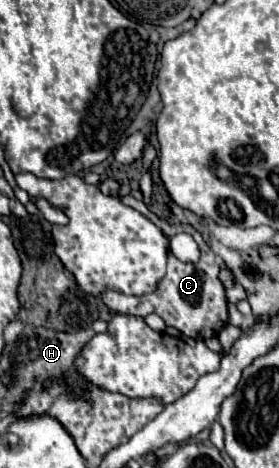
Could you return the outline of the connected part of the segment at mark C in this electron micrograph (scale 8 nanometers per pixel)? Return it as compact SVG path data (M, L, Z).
M125 195L121 197L121 201L137 211L141 211L143 215L147 215L157 227L163 229L163 233L169 233L169 235L175 235L175 233L189 233L199 249L201 249L201 257L197 263L181 263L177 257L169 255L169 265L167 265L167 275L159 281L157 289L149 295L121 295L119 291L103 291L101 293L101 299L103 303L113 309L115 313L131 313L131 315L149 315L149 313L157 313L169 327L175 327L179 329L183 335L187 337L193 337L193 339L209 339L209 337L215 337L225 325L227 325L227 299L225 299L225 289L223 285L219 283L219 265L215 261L215 253L211 251L211 247L203 241L203 237L191 227L191 225L185 225L185 223L169 223L167 219L161 219L157 217L153 211L149 211L145 207L143 201L135 199L133 195Z

